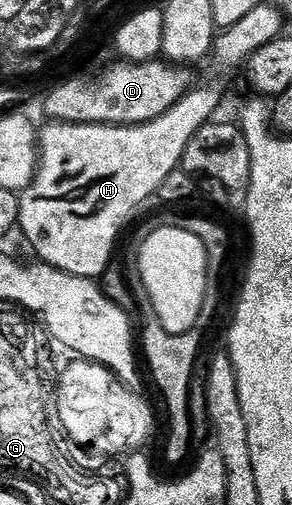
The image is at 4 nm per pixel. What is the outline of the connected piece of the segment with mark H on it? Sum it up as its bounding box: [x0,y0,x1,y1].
[18,63,233,280]

